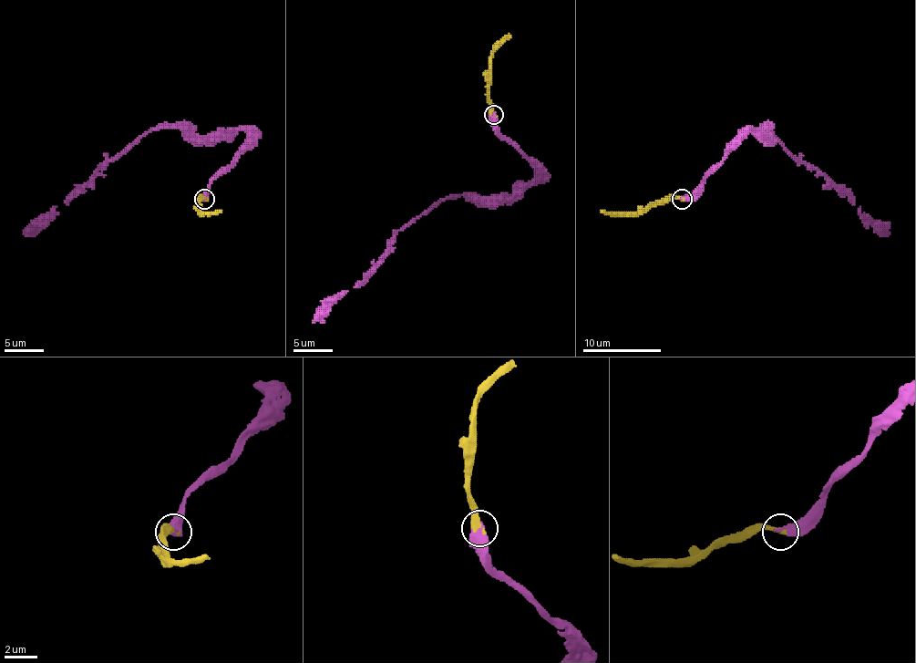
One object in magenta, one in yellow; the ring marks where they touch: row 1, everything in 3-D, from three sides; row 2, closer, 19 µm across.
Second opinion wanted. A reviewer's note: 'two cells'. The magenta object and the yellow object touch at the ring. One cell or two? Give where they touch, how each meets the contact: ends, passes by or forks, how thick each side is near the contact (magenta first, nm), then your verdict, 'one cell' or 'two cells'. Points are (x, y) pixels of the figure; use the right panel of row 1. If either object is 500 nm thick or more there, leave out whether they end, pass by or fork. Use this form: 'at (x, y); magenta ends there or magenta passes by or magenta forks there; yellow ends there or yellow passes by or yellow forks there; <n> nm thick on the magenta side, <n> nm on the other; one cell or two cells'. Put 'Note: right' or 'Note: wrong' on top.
Note: wrong
at (682, 199); 550 nm thick on the magenta side, 420 nm on the other; one cell

